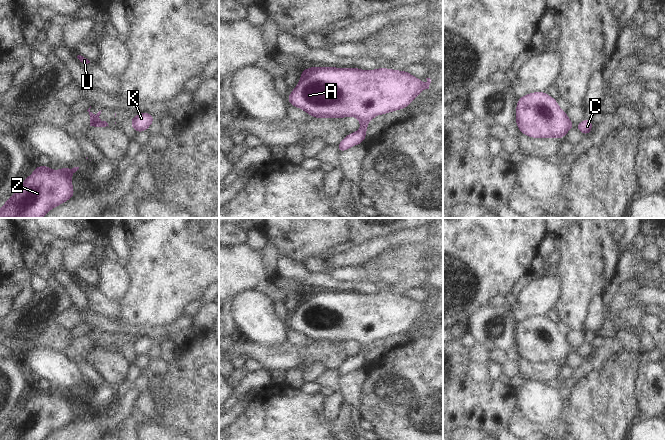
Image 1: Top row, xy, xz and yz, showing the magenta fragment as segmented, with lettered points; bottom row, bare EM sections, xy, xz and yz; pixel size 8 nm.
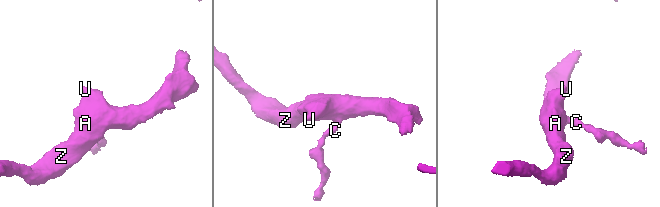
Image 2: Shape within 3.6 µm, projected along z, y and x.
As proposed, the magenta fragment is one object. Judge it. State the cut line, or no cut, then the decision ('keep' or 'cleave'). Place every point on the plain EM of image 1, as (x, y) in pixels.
no cut; keep

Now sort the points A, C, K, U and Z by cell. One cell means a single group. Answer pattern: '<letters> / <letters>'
A C K U Z

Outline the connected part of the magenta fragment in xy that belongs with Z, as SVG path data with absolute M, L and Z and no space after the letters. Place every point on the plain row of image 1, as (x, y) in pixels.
M36 390L34 396L26 401L16 417L10 420L0 432L0 440L44 440L54 431L74 421L71 400L79 393L60 392L52 394L49 390Z

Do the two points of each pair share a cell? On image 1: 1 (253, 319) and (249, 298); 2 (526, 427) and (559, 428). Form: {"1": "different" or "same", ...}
{"1": "same", "2": "same"}

